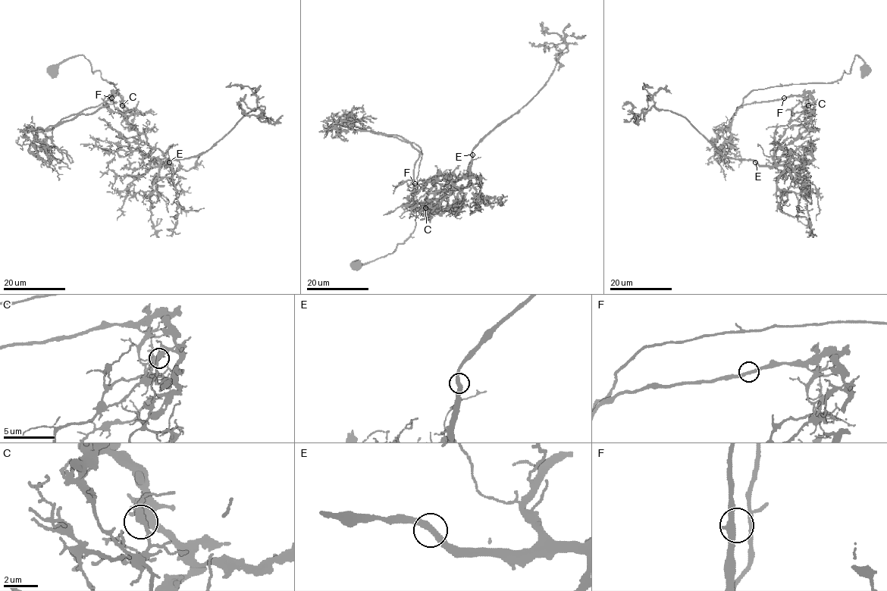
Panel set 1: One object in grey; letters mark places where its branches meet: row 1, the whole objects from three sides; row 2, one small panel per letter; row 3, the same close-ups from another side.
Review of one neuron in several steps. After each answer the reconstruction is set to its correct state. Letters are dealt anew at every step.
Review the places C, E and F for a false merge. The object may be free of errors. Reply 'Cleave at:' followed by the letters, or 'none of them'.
Cleave at: C

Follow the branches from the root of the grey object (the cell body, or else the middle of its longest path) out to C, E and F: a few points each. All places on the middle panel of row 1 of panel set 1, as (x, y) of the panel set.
C: (356, 265), (391, 253), (415, 225), (421, 150), (385, 134), (402, 136), (419, 153), (414, 201), (424, 207)
E: (356, 265), (415, 225), (421, 150), (385, 134), (419, 153), (415, 203), (438, 176), (469, 174), (472, 154)
F: (356, 265), (391, 253), (415, 225), (421, 150), (385, 134), (402, 136), (419, 153), (415, 183)

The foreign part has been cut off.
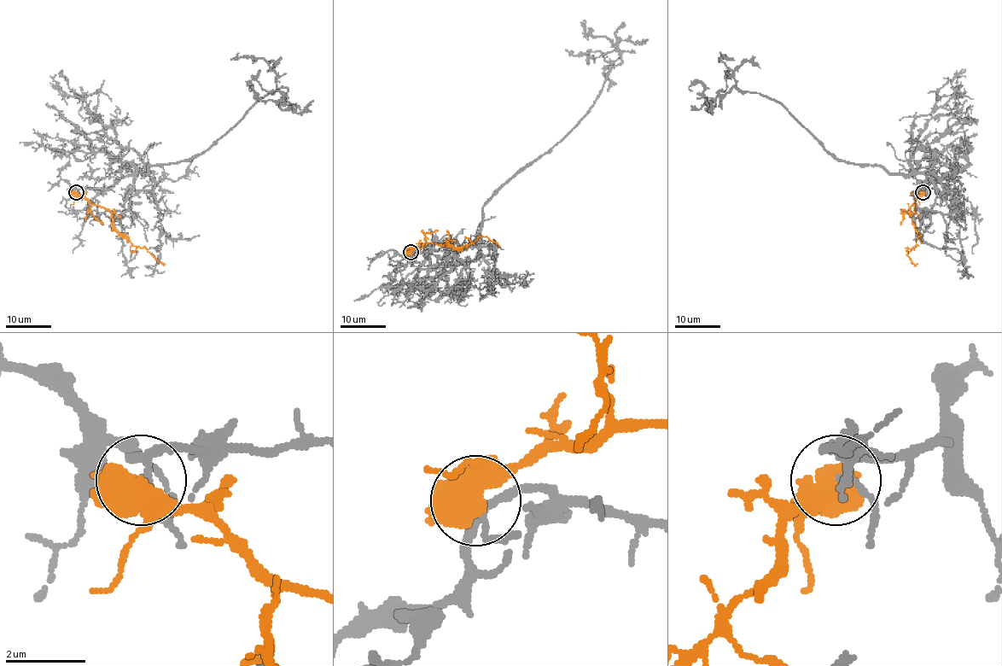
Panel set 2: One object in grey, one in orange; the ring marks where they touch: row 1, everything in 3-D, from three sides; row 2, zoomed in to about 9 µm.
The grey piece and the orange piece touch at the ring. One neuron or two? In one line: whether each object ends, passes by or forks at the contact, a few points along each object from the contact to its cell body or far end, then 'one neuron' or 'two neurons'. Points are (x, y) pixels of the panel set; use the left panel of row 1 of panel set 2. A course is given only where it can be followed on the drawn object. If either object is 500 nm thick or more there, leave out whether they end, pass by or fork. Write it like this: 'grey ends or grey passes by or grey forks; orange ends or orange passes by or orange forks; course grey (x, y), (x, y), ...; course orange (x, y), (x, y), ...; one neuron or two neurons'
grey forks; orange forks; course grey (76, 192), (205, 152), (267, 93), (287, 89), (276, 102), (250, 91); course orange (76, 192), (92, 203), (107, 208), (114, 228), (120, 234), (136, 247), (143, 247), (159, 262), (164, 263); two neurons

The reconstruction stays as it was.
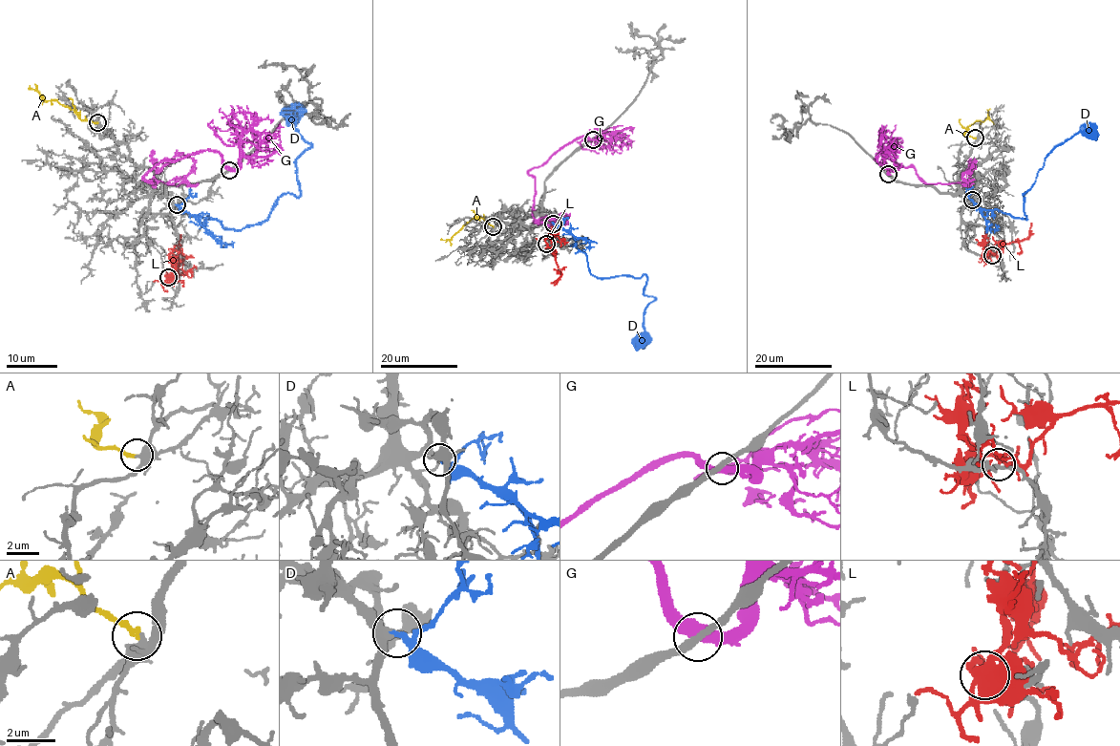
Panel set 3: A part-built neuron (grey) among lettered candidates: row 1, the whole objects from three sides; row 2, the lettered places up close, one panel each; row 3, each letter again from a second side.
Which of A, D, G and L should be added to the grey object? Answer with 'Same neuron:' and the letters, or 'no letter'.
Same neuron: A, D

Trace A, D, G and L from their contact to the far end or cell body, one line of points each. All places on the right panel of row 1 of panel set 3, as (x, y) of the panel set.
A: (975, 138), (967, 137), (966, 129), (976, 121), (983, 121), (987, 117), (986, 110)
D: (972, 200), (981, 208), (1025, 219), (1025, 191), (1023, 194), (1035, 180), (1044, 158), (1080, 132), (1099, 135)
G: (887, 174), (887, 159), (913, 167), (927, 183), (968, 181), (966, 185), (962, 177), (973, 163)
L: (992, 255), (998, 255), (1006, 244), (1024, 240), (1028, 235), (1030, 223)

